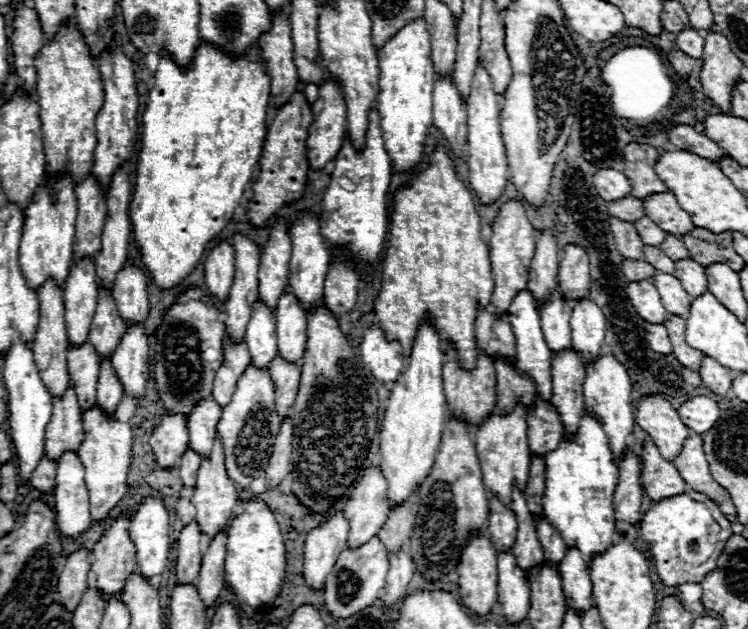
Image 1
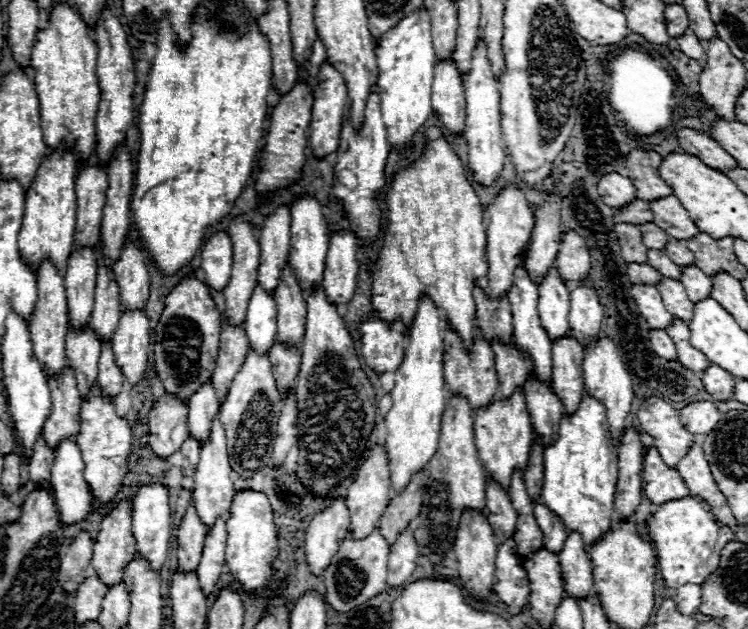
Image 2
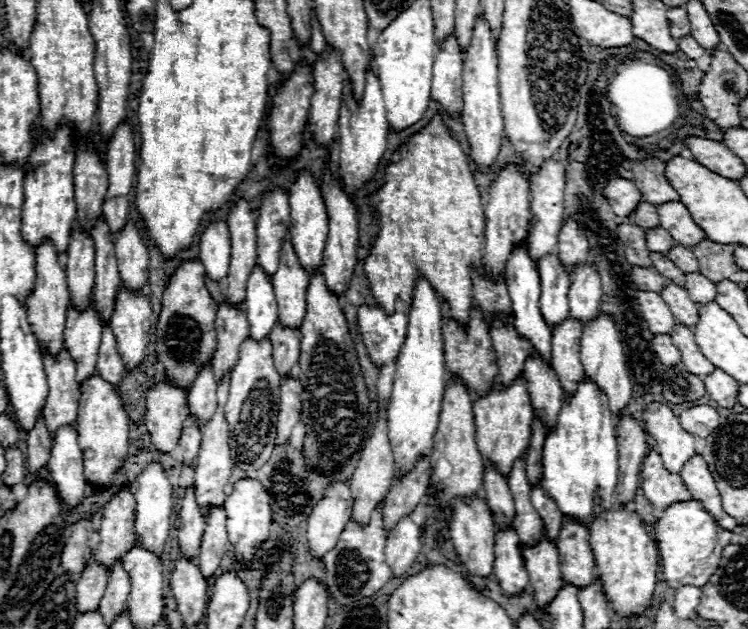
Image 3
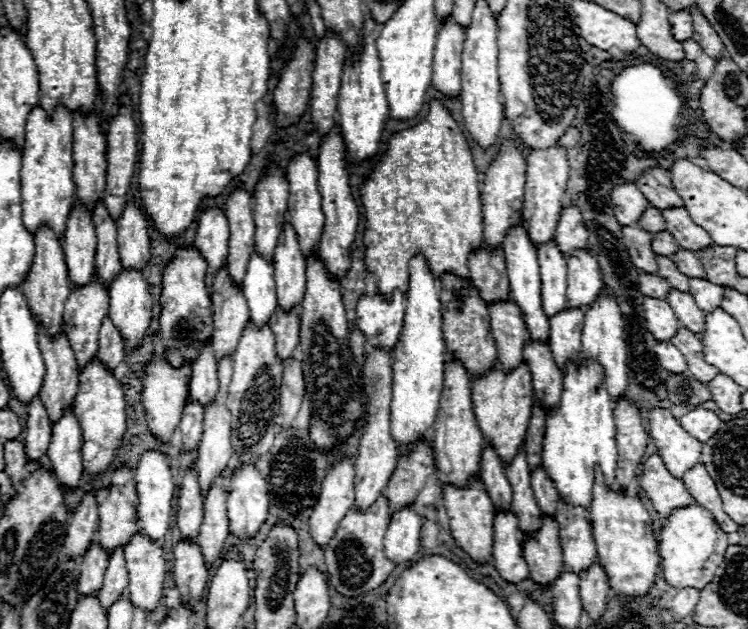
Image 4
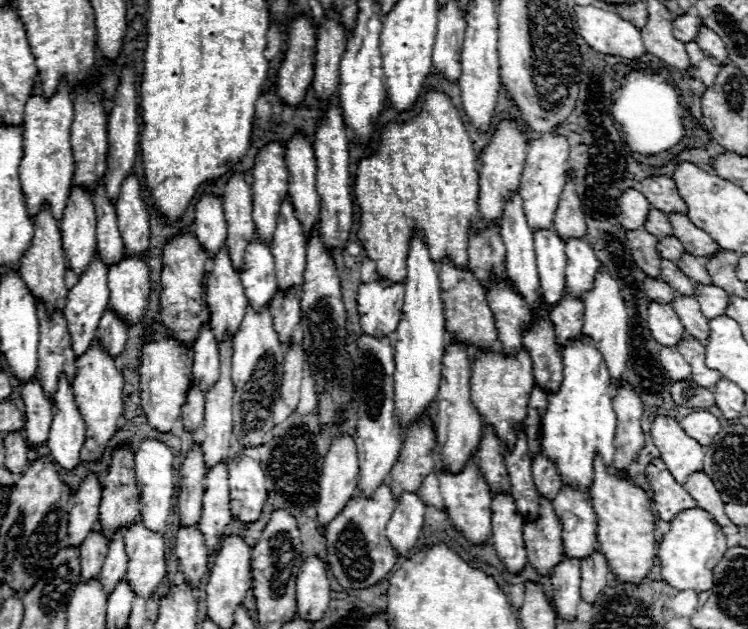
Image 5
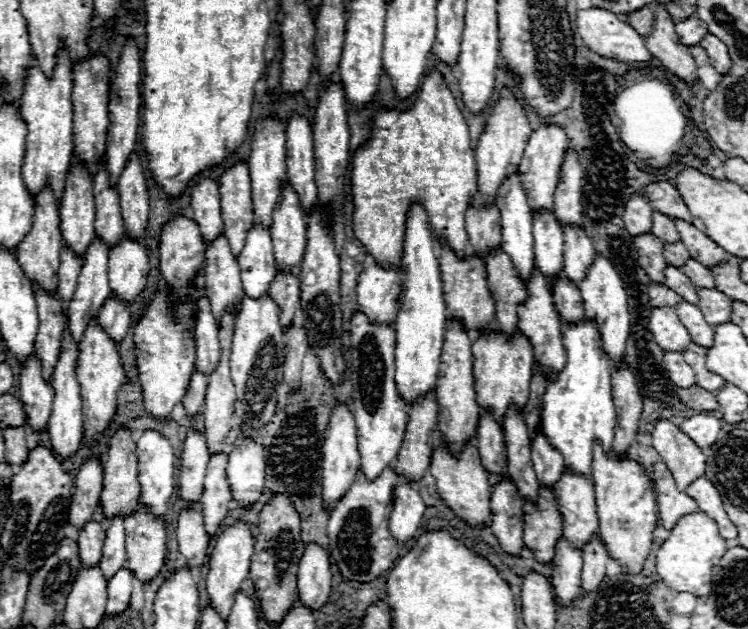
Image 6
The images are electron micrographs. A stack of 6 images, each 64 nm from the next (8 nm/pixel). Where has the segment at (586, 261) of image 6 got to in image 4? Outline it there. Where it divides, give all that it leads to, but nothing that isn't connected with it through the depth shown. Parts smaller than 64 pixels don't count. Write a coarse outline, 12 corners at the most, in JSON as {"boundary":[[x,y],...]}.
{"boundary":[[588,250],[568,258],[568,306],[586,308],[602,290]]}

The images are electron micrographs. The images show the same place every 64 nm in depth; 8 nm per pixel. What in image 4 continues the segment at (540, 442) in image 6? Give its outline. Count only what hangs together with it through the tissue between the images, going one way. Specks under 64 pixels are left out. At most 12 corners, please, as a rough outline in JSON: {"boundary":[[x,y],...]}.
{"boundary":[[544,468],[532,472],[536,504],[556,518],[558,492]]}

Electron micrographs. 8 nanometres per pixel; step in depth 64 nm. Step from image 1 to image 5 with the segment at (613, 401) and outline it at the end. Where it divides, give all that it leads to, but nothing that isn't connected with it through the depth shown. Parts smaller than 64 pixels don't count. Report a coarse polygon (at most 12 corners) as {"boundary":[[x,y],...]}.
{"boundary":[[600,268],[584,296],[590,336],[612,384],[626,368],[628,314],[616,280]]}

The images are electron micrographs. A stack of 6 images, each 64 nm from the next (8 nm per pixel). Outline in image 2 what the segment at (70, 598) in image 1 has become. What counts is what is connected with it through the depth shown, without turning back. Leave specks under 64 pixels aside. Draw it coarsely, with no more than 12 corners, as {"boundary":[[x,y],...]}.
{"boundary":[[82,532],[60,562],[58,584],[74,596],[86,580],[94,540]]}

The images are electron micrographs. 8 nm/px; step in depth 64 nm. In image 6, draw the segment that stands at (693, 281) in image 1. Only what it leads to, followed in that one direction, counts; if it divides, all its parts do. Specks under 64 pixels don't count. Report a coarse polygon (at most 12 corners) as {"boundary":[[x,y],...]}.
{"boundary":[[700,288],[698,306],[708,324],[730,320],[732,300],[716,288]]}

